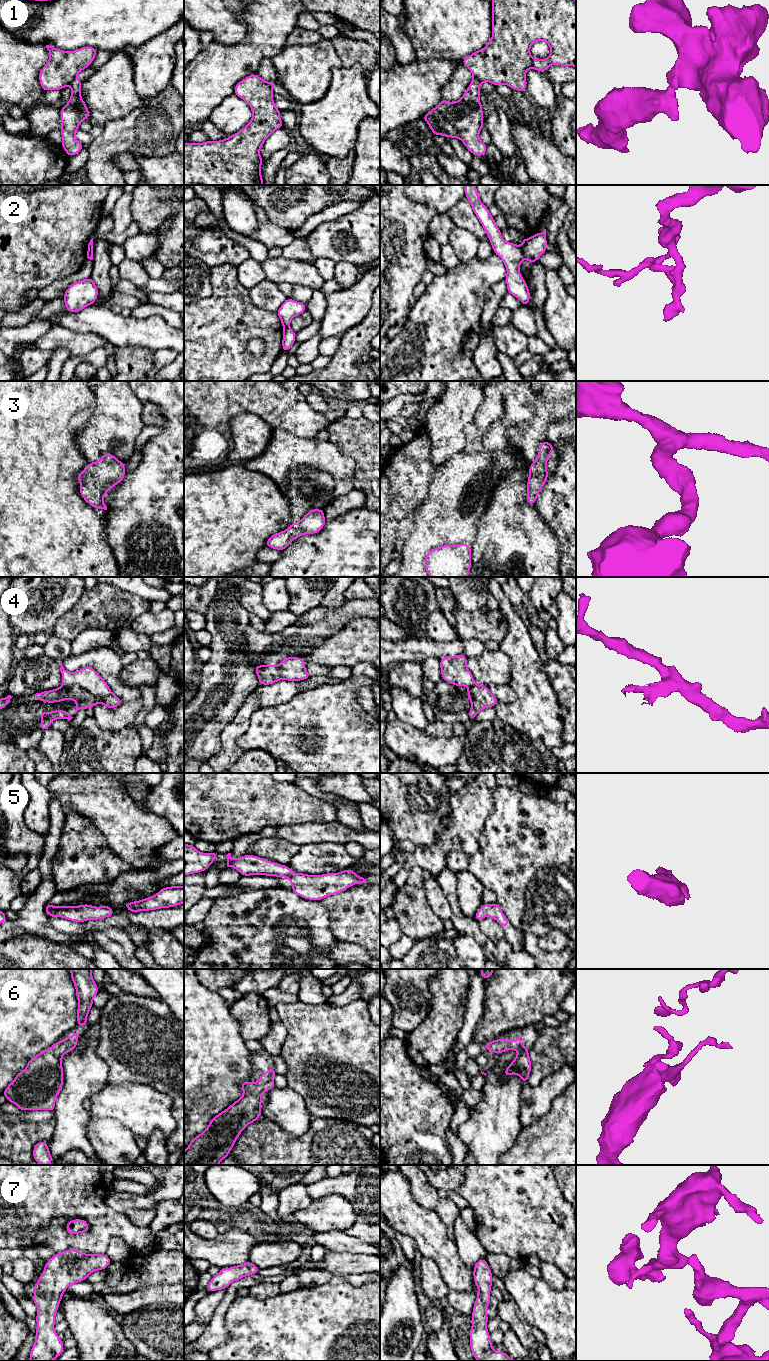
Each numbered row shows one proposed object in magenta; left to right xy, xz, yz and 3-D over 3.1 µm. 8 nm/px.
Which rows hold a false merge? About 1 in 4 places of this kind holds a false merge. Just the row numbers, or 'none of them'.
1, 2, 4

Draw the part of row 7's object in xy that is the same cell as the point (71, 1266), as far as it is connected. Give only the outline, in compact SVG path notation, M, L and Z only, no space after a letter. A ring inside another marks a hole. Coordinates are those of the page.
M67 1249L61 1253L56 1253L45 1263L40 1278L32 1288L35 1293L32 1301L37 1306L37 1327L29 1361L53 1361L63 1353L63 1342L54 1330L55 1315L63 1293L70 1285L86 1280L92 1272L106 1269L111 1262L112 1260L106 1254L86 1254L76 1249Z

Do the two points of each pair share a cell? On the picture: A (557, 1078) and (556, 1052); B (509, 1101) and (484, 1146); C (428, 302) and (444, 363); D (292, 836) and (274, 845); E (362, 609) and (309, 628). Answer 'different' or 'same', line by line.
A: different
B: same
C: same
D: different
E: same

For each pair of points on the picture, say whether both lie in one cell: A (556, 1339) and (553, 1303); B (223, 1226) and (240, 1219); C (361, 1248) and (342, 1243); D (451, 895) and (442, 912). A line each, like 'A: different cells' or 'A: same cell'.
A: same cell
B: same cell
C: same cell
D: different cells

